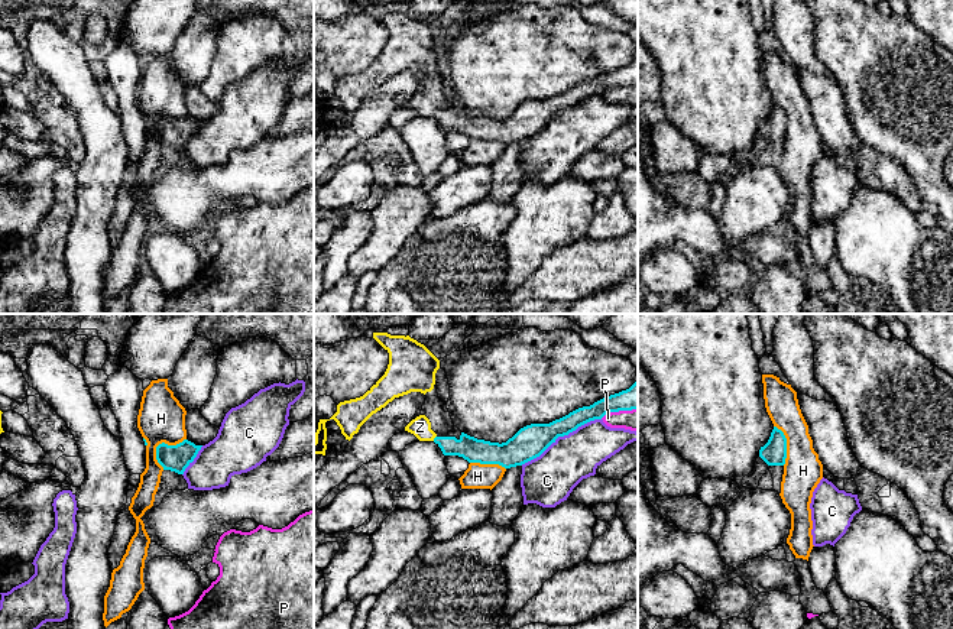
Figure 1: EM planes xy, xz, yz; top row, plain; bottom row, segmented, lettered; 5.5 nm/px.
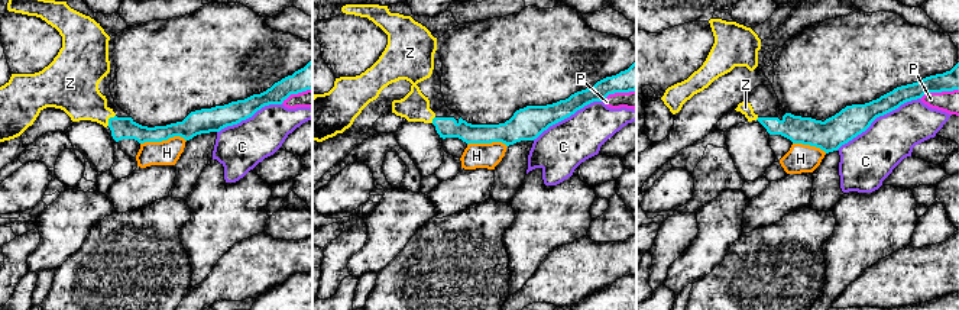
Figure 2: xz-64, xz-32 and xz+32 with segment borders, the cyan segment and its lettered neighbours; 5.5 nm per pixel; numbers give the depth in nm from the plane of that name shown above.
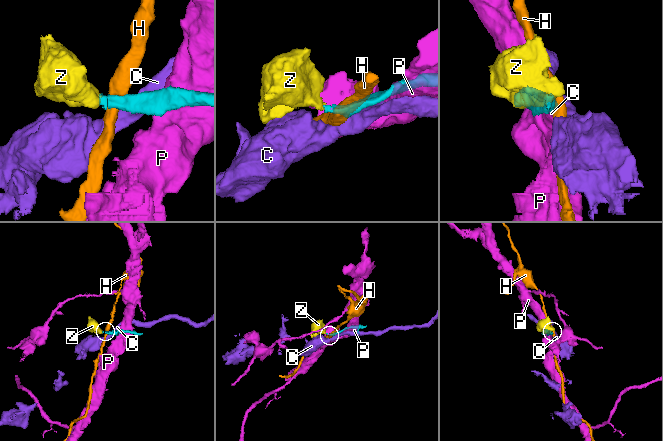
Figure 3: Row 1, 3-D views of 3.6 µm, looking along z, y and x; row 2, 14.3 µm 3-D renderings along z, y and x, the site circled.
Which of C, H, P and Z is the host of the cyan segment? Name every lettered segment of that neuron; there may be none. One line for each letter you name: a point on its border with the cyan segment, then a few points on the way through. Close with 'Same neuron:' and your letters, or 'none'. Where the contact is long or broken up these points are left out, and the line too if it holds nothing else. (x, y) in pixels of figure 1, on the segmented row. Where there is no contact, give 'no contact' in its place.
Z: xz (434, 438) | across xz (473, 450), (453, 447), (434, 438), (420, 427)
Same neuron: Z

